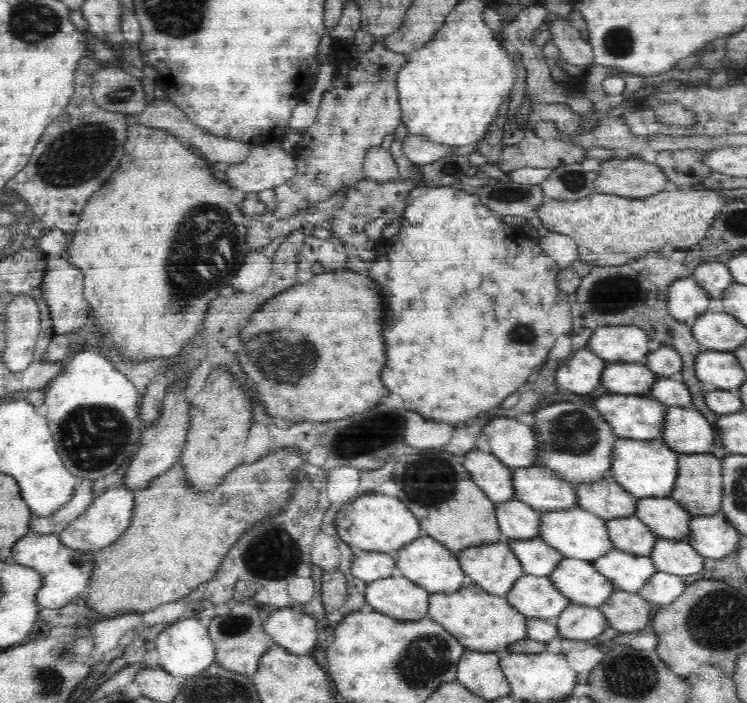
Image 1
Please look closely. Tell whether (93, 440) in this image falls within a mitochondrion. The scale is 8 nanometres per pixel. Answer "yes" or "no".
yes

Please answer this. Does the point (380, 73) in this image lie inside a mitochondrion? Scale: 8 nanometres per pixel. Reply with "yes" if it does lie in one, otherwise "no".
yes

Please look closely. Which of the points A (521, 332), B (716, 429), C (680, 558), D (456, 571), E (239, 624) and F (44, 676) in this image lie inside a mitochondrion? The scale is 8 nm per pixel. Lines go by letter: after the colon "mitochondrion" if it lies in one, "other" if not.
A: mitochondrion
B: other
C: other
D: other
E: mitochondrion
F: mitochondrion

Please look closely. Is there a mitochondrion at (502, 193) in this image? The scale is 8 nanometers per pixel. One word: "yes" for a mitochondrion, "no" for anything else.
yes

